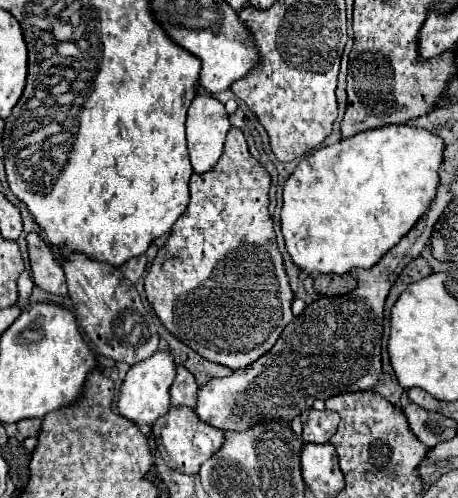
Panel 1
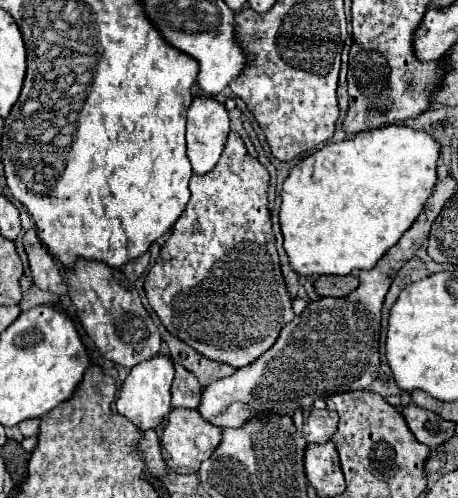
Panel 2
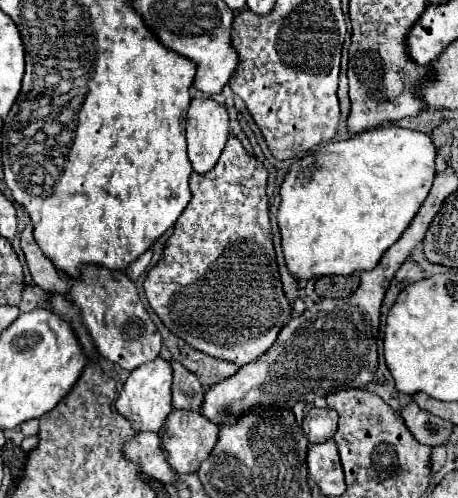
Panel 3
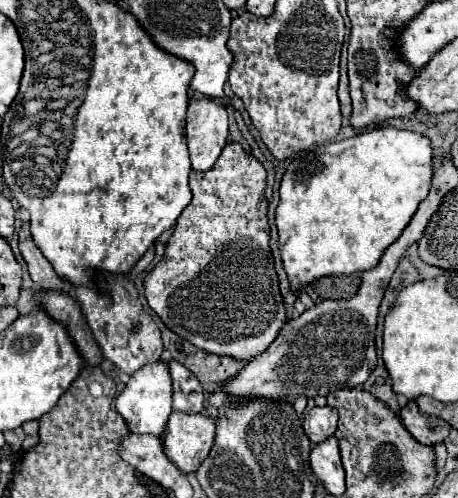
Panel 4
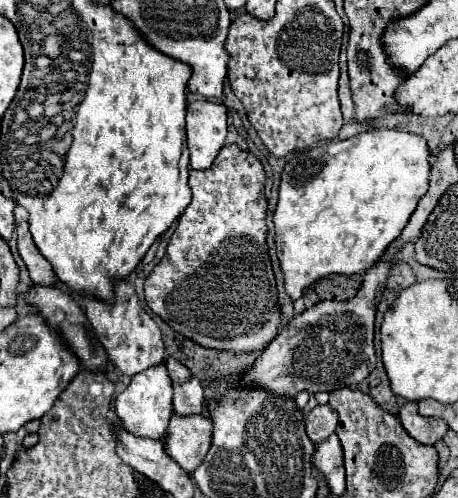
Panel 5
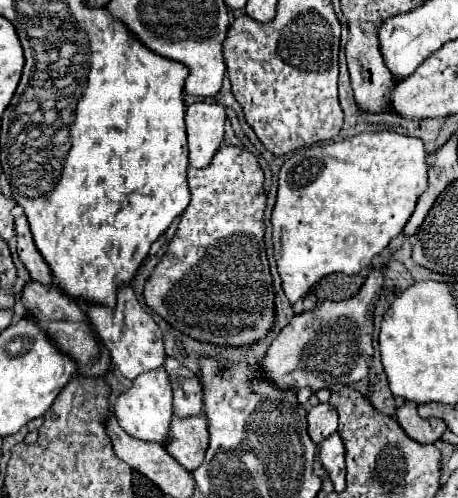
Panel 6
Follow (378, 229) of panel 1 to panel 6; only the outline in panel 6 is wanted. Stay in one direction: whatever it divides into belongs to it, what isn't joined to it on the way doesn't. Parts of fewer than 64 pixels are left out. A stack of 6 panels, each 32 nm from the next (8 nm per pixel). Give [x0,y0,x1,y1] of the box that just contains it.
[272,130,428,304]

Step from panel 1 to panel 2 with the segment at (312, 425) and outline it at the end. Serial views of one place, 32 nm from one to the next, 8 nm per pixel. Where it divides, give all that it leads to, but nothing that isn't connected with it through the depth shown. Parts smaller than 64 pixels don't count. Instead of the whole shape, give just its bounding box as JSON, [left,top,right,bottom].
[304,410,338,442]

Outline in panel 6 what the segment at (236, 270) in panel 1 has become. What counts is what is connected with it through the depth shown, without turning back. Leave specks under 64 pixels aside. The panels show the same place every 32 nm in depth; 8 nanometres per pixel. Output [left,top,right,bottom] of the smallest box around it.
[144,146,276,348]

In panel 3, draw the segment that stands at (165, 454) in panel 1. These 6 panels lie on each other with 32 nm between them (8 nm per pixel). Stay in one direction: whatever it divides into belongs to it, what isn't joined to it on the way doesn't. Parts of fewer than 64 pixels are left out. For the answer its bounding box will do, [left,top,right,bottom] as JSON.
[158,410,218,474]

